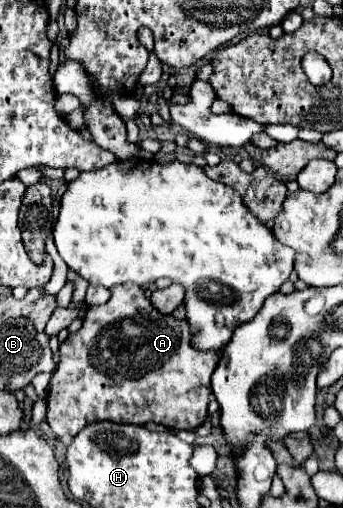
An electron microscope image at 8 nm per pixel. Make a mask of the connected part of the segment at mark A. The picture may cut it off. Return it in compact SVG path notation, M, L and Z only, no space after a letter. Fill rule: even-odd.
M116 285L110 291L110 301L98 307L90 307L80 331L68 335L68 339L60 345L60 365L50 379L46 415L54 435L66 441L96 421L130 425L144 425L154 421L174 429L198 427L208 415L206 407L212 393L210 375L216 369L218 353L190 347L190 327L186 321L178 321L172 315L160 315L138 285Z

